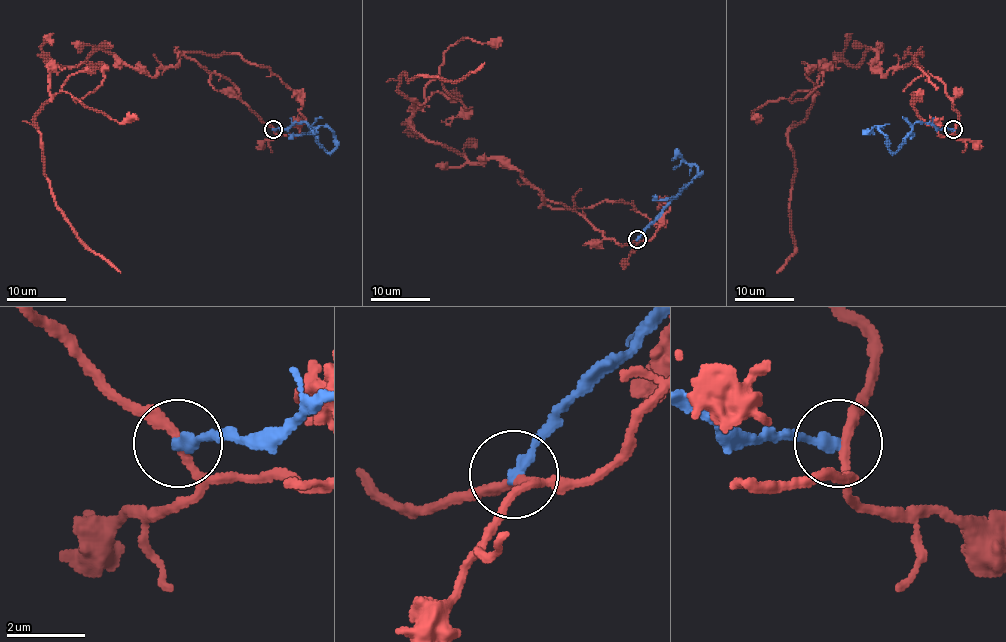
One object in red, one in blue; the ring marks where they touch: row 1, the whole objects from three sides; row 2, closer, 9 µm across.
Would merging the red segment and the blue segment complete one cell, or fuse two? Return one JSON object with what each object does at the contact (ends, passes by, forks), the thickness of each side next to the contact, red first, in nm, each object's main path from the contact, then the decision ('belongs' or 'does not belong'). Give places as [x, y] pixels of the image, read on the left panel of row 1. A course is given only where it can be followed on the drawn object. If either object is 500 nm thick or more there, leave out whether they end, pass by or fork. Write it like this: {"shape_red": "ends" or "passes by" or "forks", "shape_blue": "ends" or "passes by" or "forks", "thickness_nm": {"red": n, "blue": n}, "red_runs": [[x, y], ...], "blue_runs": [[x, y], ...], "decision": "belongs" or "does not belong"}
{"shape_red": "passes by", "shape_blue": "ends", "thickness_nm": {"red": 240, "blue": 300}, "red_runs": [[273, 130], [183, 55], [153, 76], [101, 50], [47, 61], [44, 176], [120, 273]], "blue_runs": [[273, 130], [305, 122], [327, 152], [336, 146], [336, 137], [327, 127], [321, 125], [308, 134]], "decision": "does not belong"}

